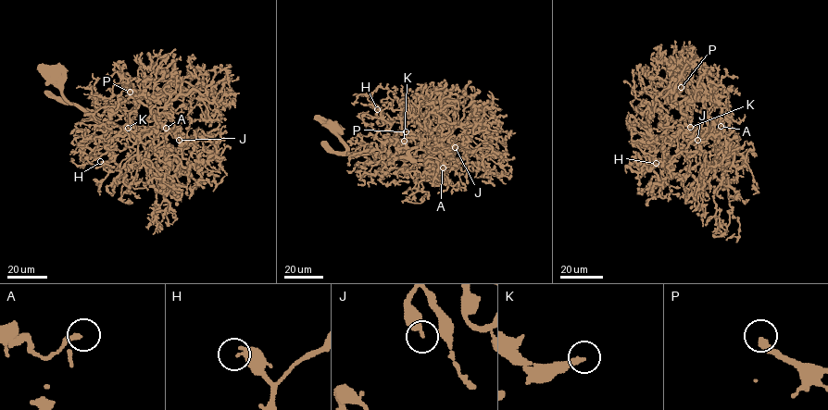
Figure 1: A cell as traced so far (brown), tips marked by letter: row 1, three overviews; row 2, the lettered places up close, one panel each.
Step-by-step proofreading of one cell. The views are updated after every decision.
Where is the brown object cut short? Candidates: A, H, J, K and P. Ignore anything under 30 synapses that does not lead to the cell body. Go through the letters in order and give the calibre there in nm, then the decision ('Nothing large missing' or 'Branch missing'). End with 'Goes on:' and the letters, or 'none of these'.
A: Thickness 180 nm. Nothing large missing
H: Thickness 400 nm. Nothing large missing
J: Thickness 360 nm. Nothing large missing
K: Thickness 200 nm. Branch missing
P: Thickness 300 nm. Branch missing
Goes on: K, P

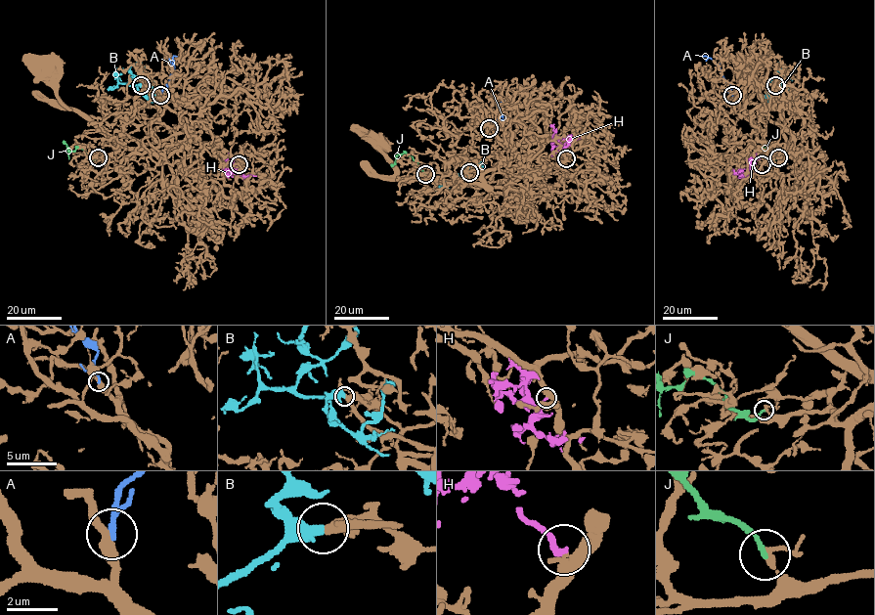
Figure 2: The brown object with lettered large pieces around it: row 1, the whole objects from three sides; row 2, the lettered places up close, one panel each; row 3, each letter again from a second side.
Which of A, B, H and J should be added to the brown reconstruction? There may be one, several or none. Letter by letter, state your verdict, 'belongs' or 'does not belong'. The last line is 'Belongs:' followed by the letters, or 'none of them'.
A: does not belong
B: belongs
H: does not belong
J: does not belong
Belongs: B

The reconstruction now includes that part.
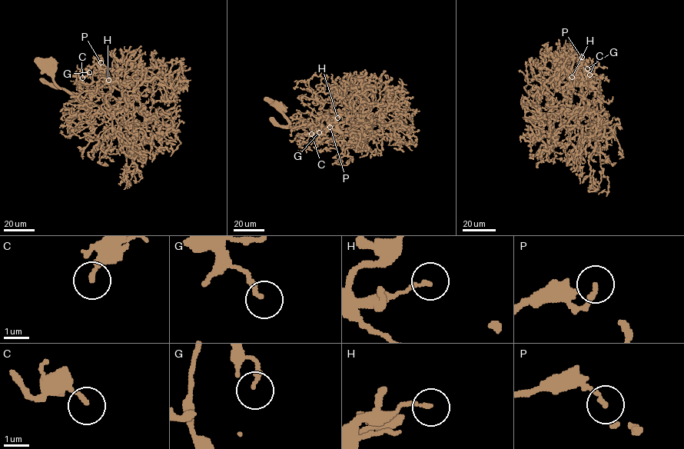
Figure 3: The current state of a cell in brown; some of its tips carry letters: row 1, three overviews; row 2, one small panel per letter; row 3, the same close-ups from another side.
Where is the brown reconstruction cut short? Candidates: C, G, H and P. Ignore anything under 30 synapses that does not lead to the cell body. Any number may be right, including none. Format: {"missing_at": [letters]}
{"missing_at": []}

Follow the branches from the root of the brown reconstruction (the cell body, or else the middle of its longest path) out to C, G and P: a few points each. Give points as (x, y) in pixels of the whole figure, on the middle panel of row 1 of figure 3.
C: (279, 105), (290, 127), (350, 131), (362, 117), (353, 122), (327, 124), (311, 134)
G: (279, 105), (290, 127), (350, 131), (362, 117), (353, 122), (327, 124), (317, 128), (319, 132)
P: (279, 105), (290, 127), (350, 131), (362, 117), (353, 122), (330, 123), (323, 128), (330, 127)

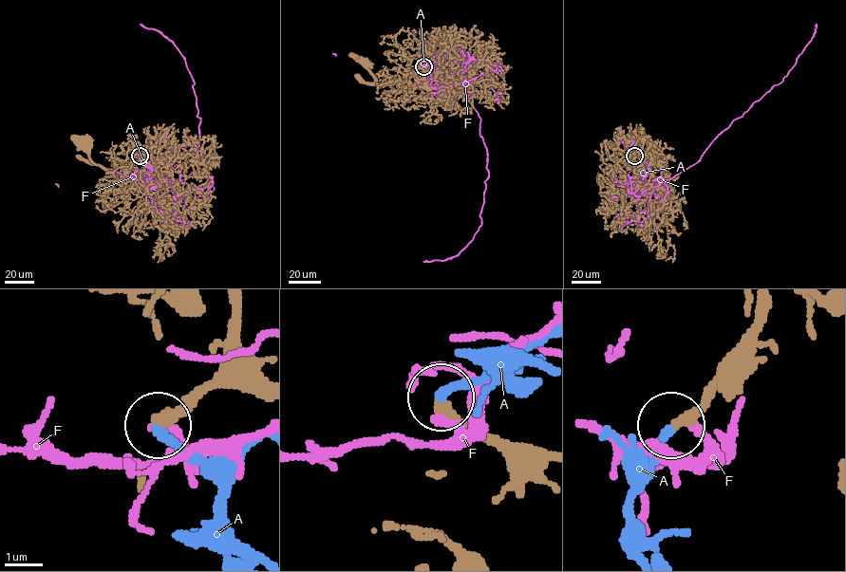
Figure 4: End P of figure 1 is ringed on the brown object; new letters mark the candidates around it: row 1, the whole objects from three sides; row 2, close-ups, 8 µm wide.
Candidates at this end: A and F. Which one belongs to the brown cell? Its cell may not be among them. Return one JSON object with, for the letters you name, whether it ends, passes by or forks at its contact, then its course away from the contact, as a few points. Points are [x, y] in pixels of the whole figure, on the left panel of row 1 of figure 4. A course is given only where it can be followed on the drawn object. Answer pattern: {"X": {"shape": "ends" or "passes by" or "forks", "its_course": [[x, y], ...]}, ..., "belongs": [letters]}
{"A": {"shape": "ends", "its_course": [[140, 156], [150, 168], [150, 164], [157, 164]]}, "belongs": ["A"]}

